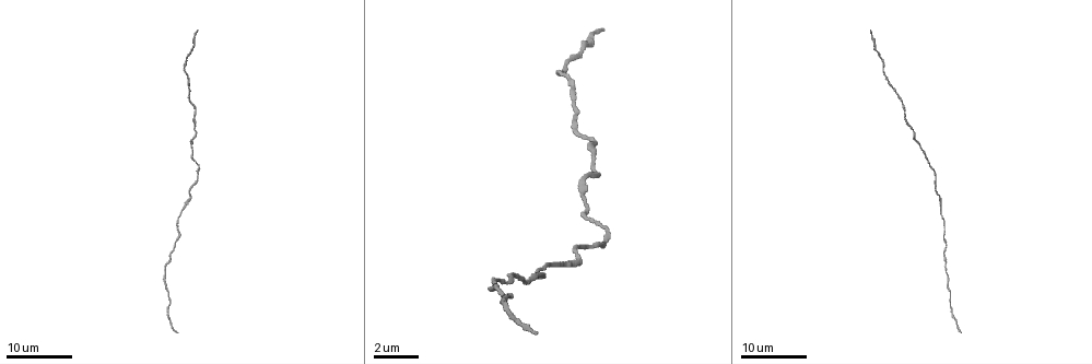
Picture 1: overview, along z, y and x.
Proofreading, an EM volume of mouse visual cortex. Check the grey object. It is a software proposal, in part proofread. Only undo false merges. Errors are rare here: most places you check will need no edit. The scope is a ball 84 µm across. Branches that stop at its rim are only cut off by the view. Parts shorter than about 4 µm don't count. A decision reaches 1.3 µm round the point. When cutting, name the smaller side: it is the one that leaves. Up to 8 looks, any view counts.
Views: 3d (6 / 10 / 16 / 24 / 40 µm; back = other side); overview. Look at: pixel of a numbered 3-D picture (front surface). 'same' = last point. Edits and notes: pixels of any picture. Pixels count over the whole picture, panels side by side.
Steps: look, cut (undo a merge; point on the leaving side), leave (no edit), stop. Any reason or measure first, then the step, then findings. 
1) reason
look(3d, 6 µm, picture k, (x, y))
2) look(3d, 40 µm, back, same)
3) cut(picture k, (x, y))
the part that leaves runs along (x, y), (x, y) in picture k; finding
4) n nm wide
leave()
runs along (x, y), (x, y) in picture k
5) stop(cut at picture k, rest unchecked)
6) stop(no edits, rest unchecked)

a narrow waist
look(3d, 16 µm, picture 1, (174, 248))

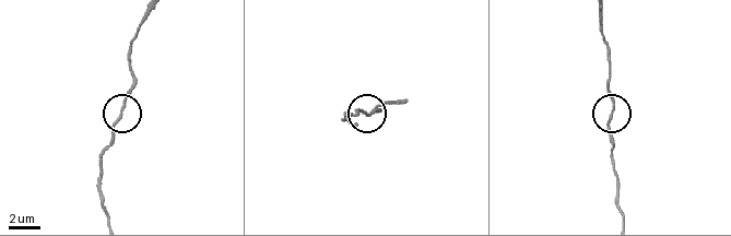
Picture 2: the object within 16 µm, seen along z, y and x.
look(3d, 6 µm, picture 2, (612, 110))

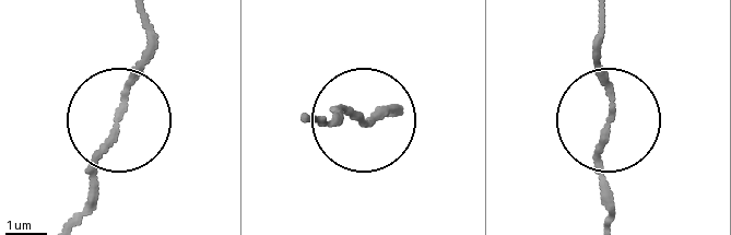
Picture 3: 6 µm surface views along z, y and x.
130 nm wide
leave()
runs along (604, 23), (593, 55), (611, 96), (604, 222) in picture 3; one neuron here

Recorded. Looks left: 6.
calibre changes
look(3d, 16 µm, picture 1, (185, 208))

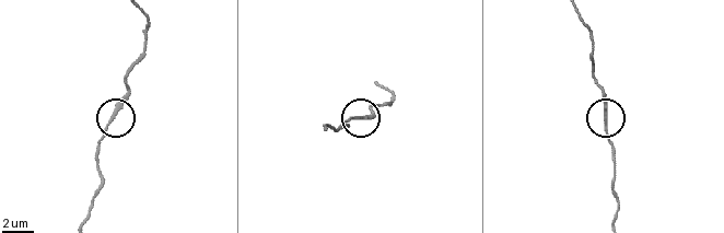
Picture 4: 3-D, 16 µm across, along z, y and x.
look(3d, 10 µm, picture 4, (112, 116))

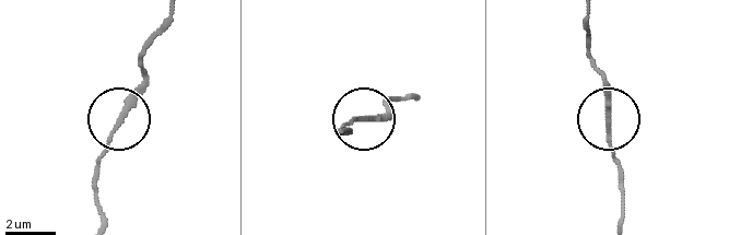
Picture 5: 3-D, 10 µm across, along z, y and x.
leave()
runs along (586, 18), (586, 43), (606, 86), (606, 137), (618, 185) in picture 5; all the same neuron

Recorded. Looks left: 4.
look(3d, 16 µm, picture 1, (602, 243))

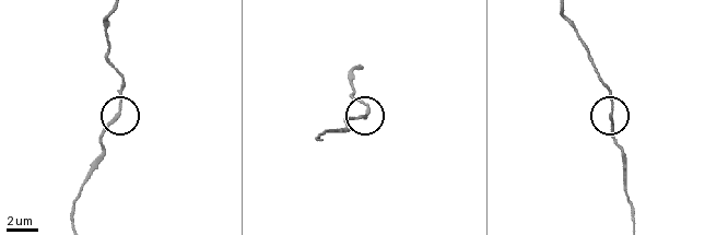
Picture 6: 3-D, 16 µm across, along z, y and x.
closer look
look(3d, 10 µm, picture 6, (365, 118))

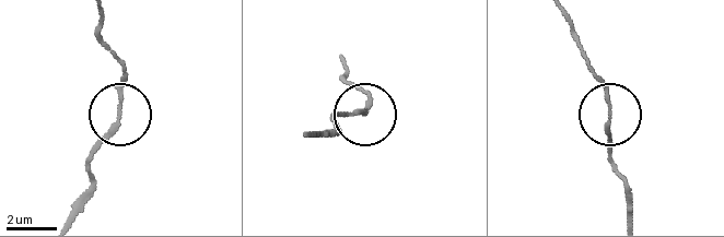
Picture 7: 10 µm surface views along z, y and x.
150 nm wide
leave()
runs along (118, 116), (120, 122), (86, 164) in picture 7; one neuron here

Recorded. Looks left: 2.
a narrow waist
look(3d, 24 µm, picture 1, (914, 128))

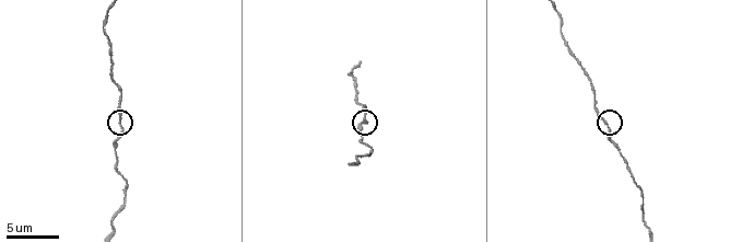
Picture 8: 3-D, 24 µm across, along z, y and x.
look(3d, 10 µm, picture 8, (606, 124))

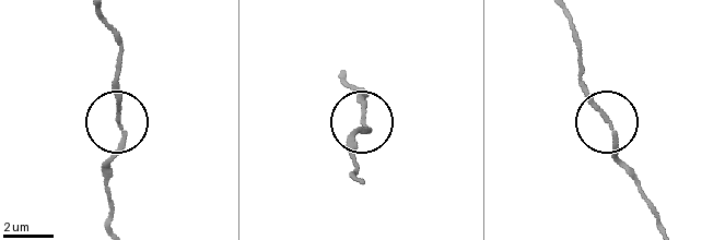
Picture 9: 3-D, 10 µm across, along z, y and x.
leave()
runs along (114, 220), (107, 170), (119, 140), (119, 67) in picture 9; all the same neuron

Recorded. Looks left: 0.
stop(no edits, rest unchecked)

